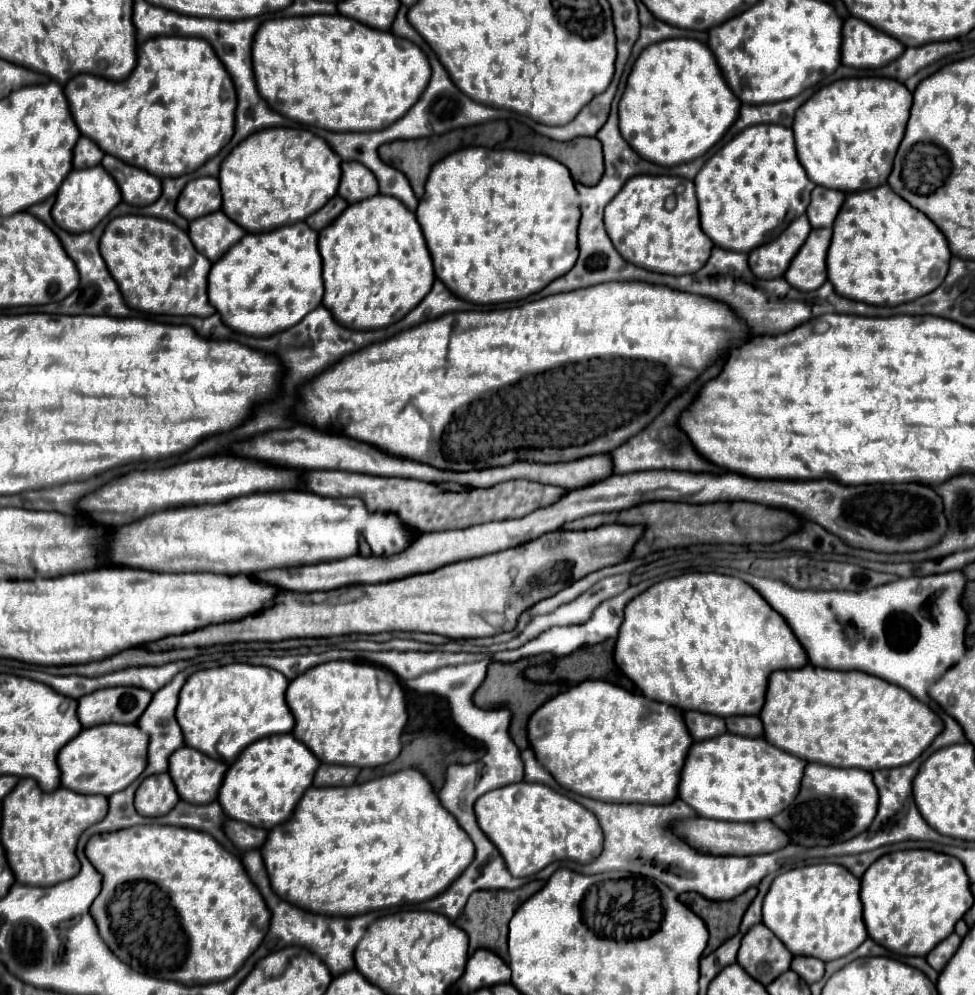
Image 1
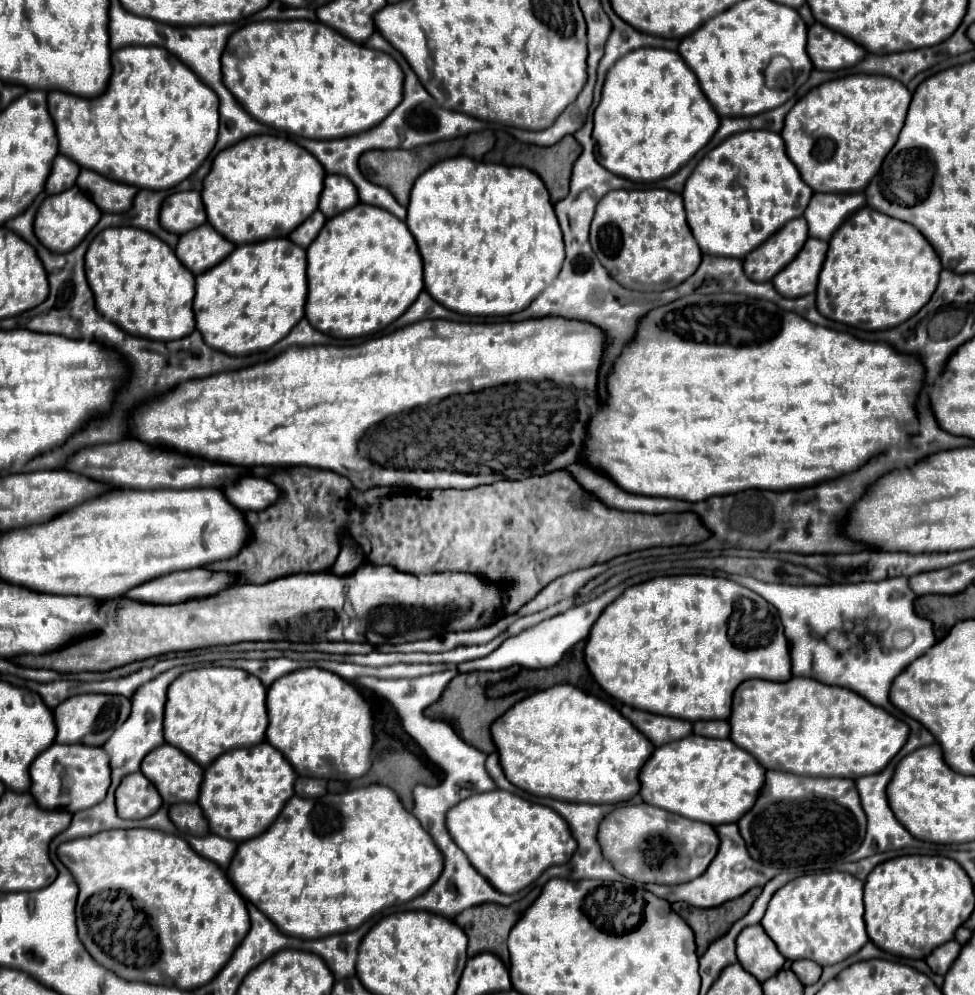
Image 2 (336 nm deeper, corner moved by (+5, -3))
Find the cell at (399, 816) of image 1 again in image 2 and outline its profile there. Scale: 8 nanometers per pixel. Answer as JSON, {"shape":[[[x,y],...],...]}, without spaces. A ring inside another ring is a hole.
{"shape":[[[373,784],[373,786],[355,788],[355,790],[341,792],[341,794],[325,794],[321,798],[293,796],[285,804],[285,808],[281,810],[281,814],[277,816],[277,820],[271,824],[271,828],[267,832],[263,832],[261,836],[257,836],[253,840],[245,840],[237,846],[235,856],[231,858],[231,864],[225,874],[227,874],[229,882],[235,886],[235,890],[245,900],[253,902],[265,916],[269,916],[269,920],[273,920],[273,924],[279,928],[279,932],[283,932],[287,936],[297,936],[303,940],[315,940],[315,938],[325,938],[331,934],[343,934],[343,932],[355,930],[365,920],[369,920],[373,914],[377,914],[397,902],[409,902],[409,900],[417,898],[419,894],[423,894],[429,888],[429,884],[433,884],[433,880],[437,880],[437,872],[441,872],[441,856],[437,856],[437,848],[433,848],[433,840],[429,840],[429,834],[421,828],[421,824],[417,824],[417,820],[413,820],[413,814],[403,808],[403,804],[399,802],[397,794],[391,788]]]}

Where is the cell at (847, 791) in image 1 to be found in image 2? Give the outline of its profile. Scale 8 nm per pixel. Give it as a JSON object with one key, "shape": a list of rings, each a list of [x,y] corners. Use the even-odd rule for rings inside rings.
{"shape":[[[767,770],[765,786],[753,808],[737,820],[737,826],[753,860],[767,866],[791,868],[849,856],[865,838],[867,818],[853,780],[809,778]]]}

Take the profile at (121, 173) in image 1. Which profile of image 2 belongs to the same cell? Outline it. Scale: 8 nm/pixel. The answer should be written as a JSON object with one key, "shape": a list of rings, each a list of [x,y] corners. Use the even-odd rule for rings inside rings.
{"shape":[[[81,170],[75,184],[97,204],[101,212],[127,212],[137,194],[137,188],[105,180],[105,176],[97,176],[89,170]]]}

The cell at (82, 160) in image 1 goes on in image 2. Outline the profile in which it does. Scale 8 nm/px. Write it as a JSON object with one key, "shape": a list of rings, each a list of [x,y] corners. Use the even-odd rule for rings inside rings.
{"shape":[[[57,156],[53,160],[53,168],[51,168],[51,174],[45,182],[45,194],[57,194],[57,192],[63,192],[67,188],[73,188],[75,186],[75,176],[81,168],[77,168],[77,164],[73,164],[73,160],[65,160],[65,156]]]}

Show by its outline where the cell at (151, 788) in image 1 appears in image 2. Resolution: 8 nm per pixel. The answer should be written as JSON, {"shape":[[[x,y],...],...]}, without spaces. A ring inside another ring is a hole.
{"shape":[[[141,772],[129,774],[121,780],[121,784],[115,790],[115,800],[117,800],[117,814],[121,818],[131,820],[147,818],[163,806],[157,788],[153,788],[153,784],[149,784],[149,780],[141,776]]]}

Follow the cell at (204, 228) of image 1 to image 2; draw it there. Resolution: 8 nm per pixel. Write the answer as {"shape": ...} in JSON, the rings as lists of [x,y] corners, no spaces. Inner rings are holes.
{"shape":[[[203,224],[201,228],[195,228],[193,232],[187,232],[179,238],[175,254],[181,260],[181,264],[193,276],[197,276],[225,260],[233,250],[235,244],[231,244],[219,232],[215,232],[211,224]]]}

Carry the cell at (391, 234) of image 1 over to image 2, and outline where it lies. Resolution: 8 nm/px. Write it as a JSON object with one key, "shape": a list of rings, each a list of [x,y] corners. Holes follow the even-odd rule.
{"shape":[[[357,204],[325,222],[317,240],[307,248],[309,294],[305,318],[313,328],[333,338],[359,338],[375,334],[397,320],[423,290],[423,262],[405,222],[383,208]]]}

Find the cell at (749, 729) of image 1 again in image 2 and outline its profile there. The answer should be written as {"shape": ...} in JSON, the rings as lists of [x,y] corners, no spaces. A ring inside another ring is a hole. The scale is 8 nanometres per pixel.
{"shape":[[[697,720],[691,726],[693,726],[693,734],[713,736],[713,738],[729,736],[729,724],[725,720]]]}

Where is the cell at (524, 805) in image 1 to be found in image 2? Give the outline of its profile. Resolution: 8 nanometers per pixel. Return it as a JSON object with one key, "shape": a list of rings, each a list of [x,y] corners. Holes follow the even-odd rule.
{"shape":[[[505,790],[473,794],[461,800],[447,812],[445,824],[469,864],[501,894],[523,890],[547,868],[565,864],[577,848],[577,842],[569,836],[569,826],[557,812]]]}

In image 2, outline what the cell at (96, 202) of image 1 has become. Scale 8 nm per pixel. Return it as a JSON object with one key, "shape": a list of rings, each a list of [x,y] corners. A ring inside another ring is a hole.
{"shape":[[[73,186],[65,192],[47,196],[43,200],[43,204],[39,206],[37,216],[35,216],[33,232],[47,250],[51,250],[55,254],[59,254],[59,252],[65,254],[65,252],[71,252],[89,234],[89,230],[99,222],[99,218],[101,218],[101,210],[77,186]]]}

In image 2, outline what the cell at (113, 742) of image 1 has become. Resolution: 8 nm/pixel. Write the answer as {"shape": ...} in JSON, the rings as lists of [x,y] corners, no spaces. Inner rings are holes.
{"shape":[[[53,744],[41,752],[29,766],[31,796],[45,810],[79,812],[99,804],[111,784],[109,762],[103,748],[87,748],[85,744]]]}

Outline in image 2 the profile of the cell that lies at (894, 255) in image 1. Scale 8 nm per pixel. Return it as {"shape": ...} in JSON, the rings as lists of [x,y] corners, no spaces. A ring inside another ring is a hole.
{"shape":[[[869,206],[855,212],[829,240],[829,252],[823,262],[819,284],[817,284],[817,308],[819,312],[835,322],[859,328],[859,330],[885,330],[903,324],[917,314],[931,298],[937,288],[941,262],[933,252],[933,246],[913,228],[897,218],[889,218]]]}

